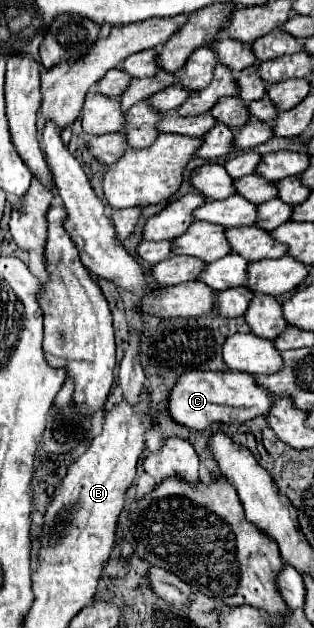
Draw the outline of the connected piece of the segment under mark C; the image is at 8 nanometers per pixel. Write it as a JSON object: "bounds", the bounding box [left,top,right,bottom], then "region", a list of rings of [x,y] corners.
{"bounds":[168,371,272,431],"region":[[[186,371],[182,373],[168,397],[168,415],[182,427],[192,431],[206,431],[214,423],[244,423],[258,415],[264,415],[270,407],[272,397],[262,393],[258,385],[254,385],[254,377],[248,373],[234,371]]]}

